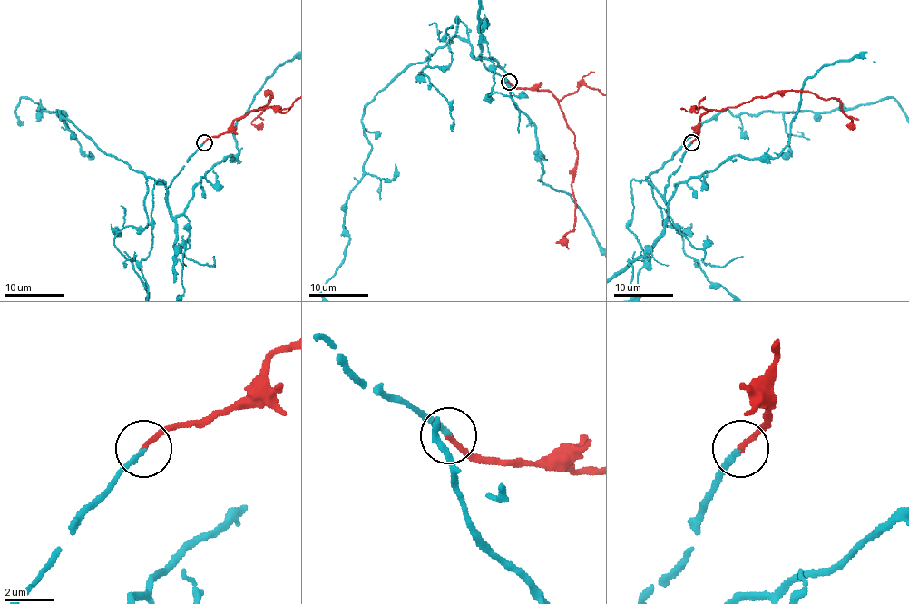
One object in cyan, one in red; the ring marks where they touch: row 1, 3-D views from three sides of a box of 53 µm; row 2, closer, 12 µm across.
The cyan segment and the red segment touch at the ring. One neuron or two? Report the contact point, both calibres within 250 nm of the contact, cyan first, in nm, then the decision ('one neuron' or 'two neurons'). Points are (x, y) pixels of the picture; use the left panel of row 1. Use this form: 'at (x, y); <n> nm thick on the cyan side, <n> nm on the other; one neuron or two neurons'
at (204, 142); 200 nm thick on the cyan side, 220 nm on the other; one neuron

